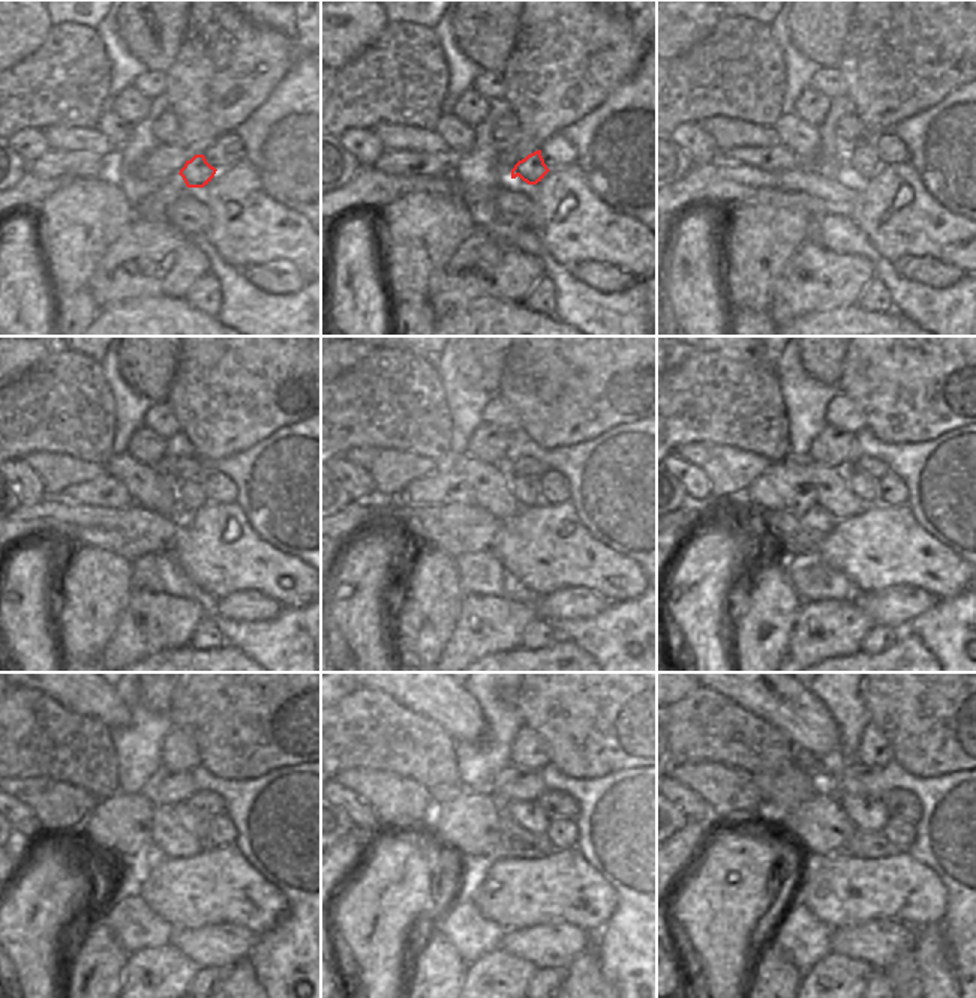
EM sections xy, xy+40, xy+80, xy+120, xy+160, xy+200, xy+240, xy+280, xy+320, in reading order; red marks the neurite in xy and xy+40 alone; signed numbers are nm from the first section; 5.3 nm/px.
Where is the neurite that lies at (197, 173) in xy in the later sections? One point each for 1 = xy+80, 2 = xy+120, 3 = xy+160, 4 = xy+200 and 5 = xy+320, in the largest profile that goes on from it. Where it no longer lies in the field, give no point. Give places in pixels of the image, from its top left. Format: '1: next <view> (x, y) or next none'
1: next xy+80 (862, 161)
2: next xy+120 (191, 492)
3: next xy+160 (526, 489)
4: next xy+200 (865, 486)
5: next xy+320 (870, 815)

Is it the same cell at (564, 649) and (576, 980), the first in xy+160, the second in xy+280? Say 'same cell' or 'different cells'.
same cell

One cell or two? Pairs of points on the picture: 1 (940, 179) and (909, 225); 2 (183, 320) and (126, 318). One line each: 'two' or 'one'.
1: two
2: one

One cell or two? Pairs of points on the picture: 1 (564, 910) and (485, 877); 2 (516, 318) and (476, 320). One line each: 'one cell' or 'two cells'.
1: one cell
2: one cell

